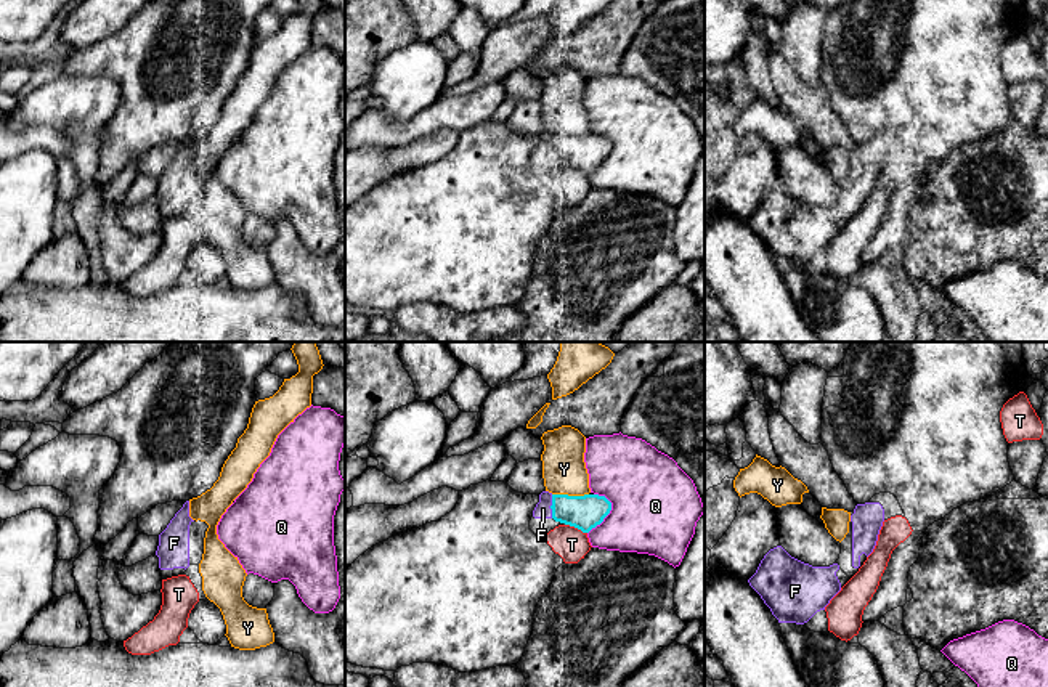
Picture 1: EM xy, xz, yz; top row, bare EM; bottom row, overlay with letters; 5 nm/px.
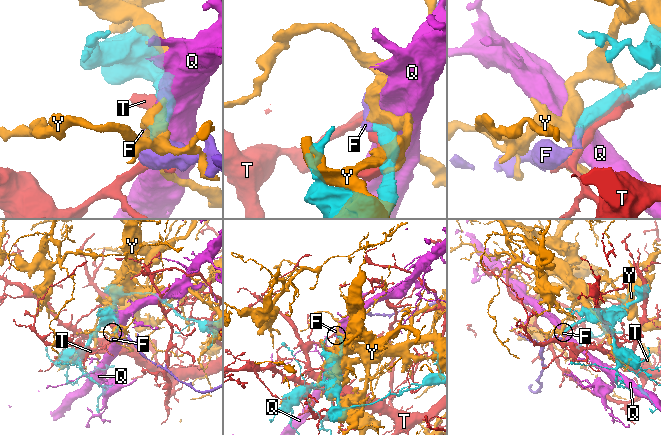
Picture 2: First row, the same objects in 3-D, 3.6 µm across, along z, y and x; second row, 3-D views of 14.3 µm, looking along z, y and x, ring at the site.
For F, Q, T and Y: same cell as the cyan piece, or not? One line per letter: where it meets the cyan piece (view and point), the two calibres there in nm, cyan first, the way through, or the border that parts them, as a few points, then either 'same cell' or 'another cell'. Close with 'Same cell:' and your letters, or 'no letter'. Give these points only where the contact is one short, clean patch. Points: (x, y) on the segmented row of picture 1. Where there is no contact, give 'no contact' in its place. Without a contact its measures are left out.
F: contact xz (551, 506); calibres 180 and 80 nm; same cell
Q: contact xz (607, 514); calibres 180 and 440 nm; another cell
T: contact xz (576, 527); calibres 180 and 170 nm; another cell
Y: contact xz (570, 496); calibres 180 and 220 nm; another cell
Same cell: F

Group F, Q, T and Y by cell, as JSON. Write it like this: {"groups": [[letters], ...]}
{"groups": [["F"], ["Q"], ["T"], ["Y"]]}

